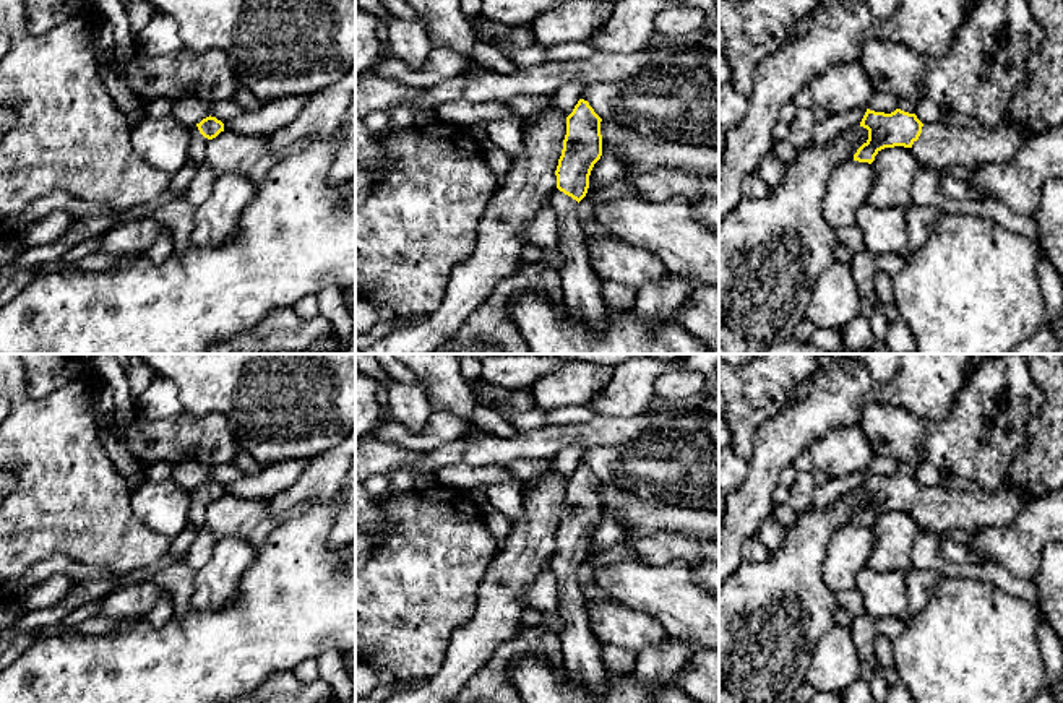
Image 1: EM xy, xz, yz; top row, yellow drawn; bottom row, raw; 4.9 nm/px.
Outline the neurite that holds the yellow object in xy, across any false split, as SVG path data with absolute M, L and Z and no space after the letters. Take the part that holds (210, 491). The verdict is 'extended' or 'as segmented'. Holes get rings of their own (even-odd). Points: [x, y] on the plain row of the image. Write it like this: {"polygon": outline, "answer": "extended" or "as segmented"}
{"polygon": "M206 481L190 492L188 523L200 528L204 523L208 507L224 495L224 487L216 481Z", "answer": "extended"}

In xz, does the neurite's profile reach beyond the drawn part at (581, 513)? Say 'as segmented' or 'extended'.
extended

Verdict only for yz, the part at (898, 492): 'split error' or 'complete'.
split error

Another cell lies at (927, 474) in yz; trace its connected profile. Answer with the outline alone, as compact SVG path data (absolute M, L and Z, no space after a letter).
M920 463L915 471L915 479L922 487L936 485L943 479L943 471L932 463Z

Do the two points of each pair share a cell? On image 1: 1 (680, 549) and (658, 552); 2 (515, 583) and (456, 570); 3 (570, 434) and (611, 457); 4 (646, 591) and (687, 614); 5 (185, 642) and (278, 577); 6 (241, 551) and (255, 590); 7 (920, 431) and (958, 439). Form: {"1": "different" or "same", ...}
{"1": "same", "2": "different", "3": "different", "4": "same", "5": "same", "6": "different", "7": "same"}

